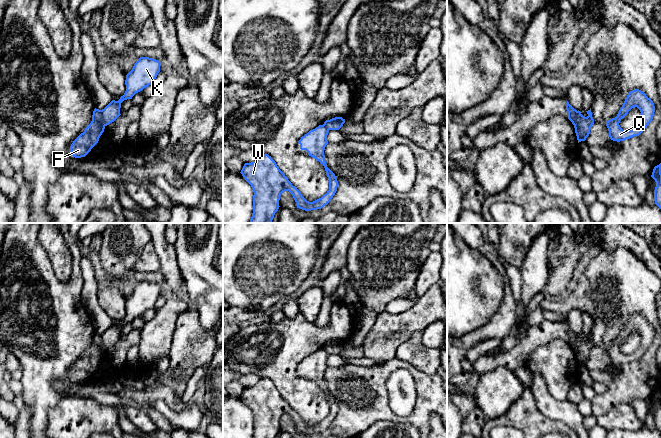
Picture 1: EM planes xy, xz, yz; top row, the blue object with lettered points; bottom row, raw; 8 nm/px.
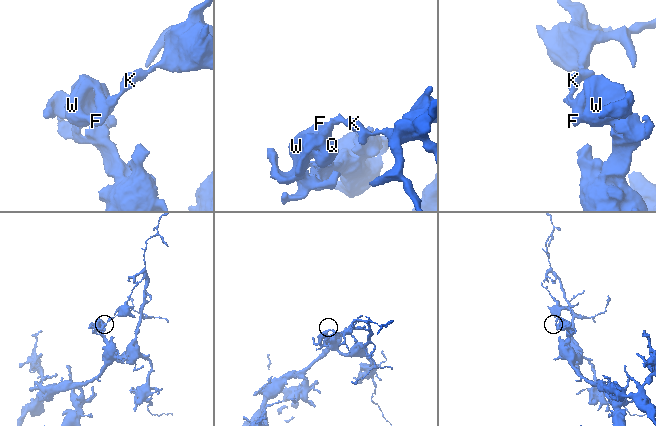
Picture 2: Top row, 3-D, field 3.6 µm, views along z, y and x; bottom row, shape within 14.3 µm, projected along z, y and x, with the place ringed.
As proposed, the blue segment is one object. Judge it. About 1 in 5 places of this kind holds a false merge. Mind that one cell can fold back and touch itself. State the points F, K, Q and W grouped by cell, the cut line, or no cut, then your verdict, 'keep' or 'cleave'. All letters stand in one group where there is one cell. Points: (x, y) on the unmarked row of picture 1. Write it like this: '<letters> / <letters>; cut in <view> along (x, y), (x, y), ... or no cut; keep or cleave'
F Q W / K; cut in xy along (99, 334), (102, 346), (105, 349); cleave

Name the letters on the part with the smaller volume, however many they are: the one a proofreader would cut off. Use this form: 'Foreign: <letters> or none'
Foreign: K

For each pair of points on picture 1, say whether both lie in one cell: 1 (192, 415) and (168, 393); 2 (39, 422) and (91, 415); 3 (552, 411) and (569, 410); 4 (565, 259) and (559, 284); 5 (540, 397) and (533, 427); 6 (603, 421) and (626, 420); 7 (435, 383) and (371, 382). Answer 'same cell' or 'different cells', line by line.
1: different cells
2: different cells
3: same cell
4: same cell
5: different cells
6: same cell
7: same cell

